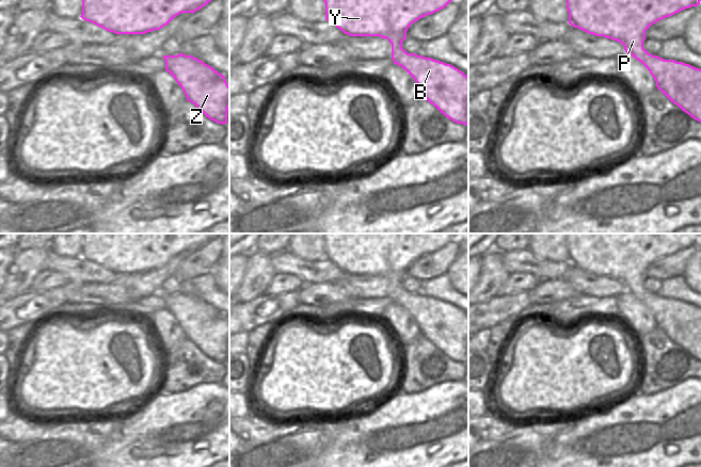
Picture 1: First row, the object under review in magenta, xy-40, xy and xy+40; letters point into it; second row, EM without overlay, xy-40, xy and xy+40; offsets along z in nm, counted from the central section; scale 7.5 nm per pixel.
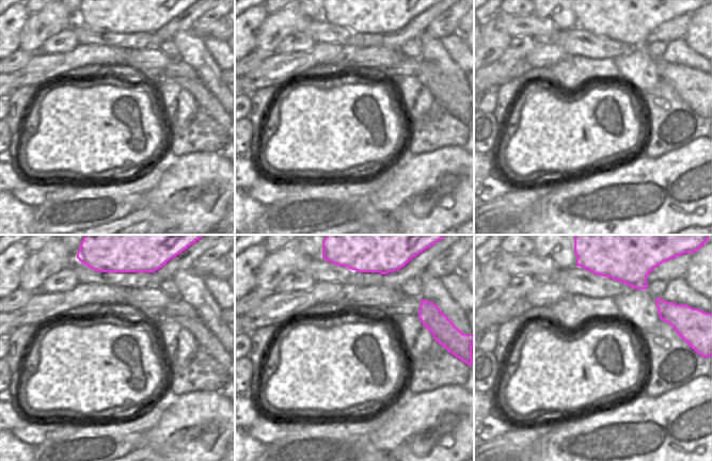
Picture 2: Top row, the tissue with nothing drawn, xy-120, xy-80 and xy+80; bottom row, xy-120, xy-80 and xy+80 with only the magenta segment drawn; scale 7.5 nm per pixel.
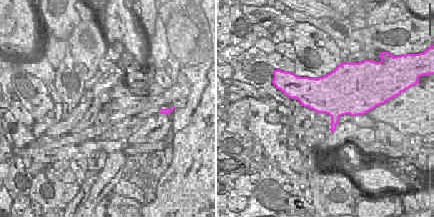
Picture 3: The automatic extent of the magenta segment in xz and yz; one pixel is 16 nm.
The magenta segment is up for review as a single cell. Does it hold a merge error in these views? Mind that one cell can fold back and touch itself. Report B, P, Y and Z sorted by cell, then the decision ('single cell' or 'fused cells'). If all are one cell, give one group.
B P Y Z; single cell

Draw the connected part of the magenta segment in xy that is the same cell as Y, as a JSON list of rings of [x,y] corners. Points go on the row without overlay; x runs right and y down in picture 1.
[[[324,234],[325,258],[350,275],[380,275],[392,283],[392,297],[394,303],[401,305],[416,321],[421,335],[433,343],[443,354],[457,363],[468,363],[468,316],[450,303],[425,296],[415,292],[408,292],[402,287],[409,265],[418,258],[431,254],[445,245],[456,234]]]

